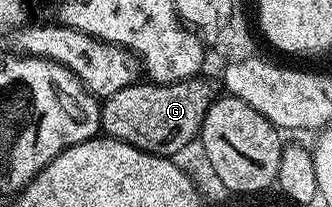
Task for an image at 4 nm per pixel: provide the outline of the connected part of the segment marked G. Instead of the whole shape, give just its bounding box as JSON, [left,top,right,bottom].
[100,80,214,157]

